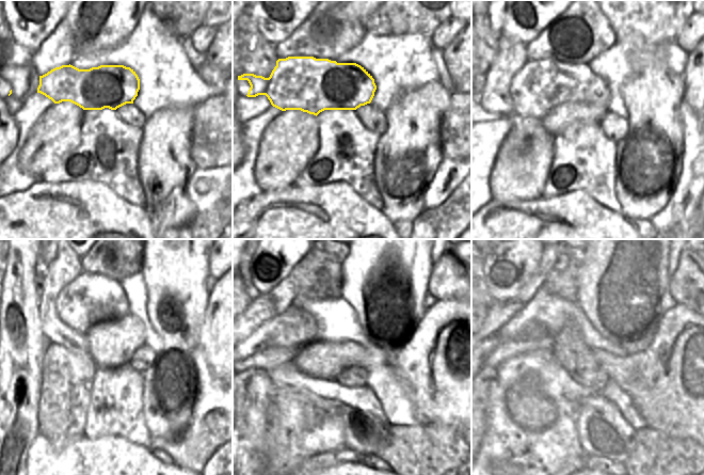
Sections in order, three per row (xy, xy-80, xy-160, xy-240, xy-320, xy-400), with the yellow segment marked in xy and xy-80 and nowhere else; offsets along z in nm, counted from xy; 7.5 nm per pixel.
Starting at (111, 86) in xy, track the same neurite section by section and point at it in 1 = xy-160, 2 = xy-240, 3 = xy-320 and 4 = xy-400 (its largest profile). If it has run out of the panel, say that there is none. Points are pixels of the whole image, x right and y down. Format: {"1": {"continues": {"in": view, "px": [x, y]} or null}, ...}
{"1": {"continues": {"in": "xy-160", "px": [532, 89]}}, "2": {"continues": {"in": "xy-240", "px": [25, 335]}}, "3": {"continues": {"in": "xy-320", "px": [293, 328]}}, "4": {"continues": {"in": "xy-400", "px": [493, 342]}}}

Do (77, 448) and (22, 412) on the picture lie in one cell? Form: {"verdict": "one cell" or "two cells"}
{"verdict": "two cells"}

